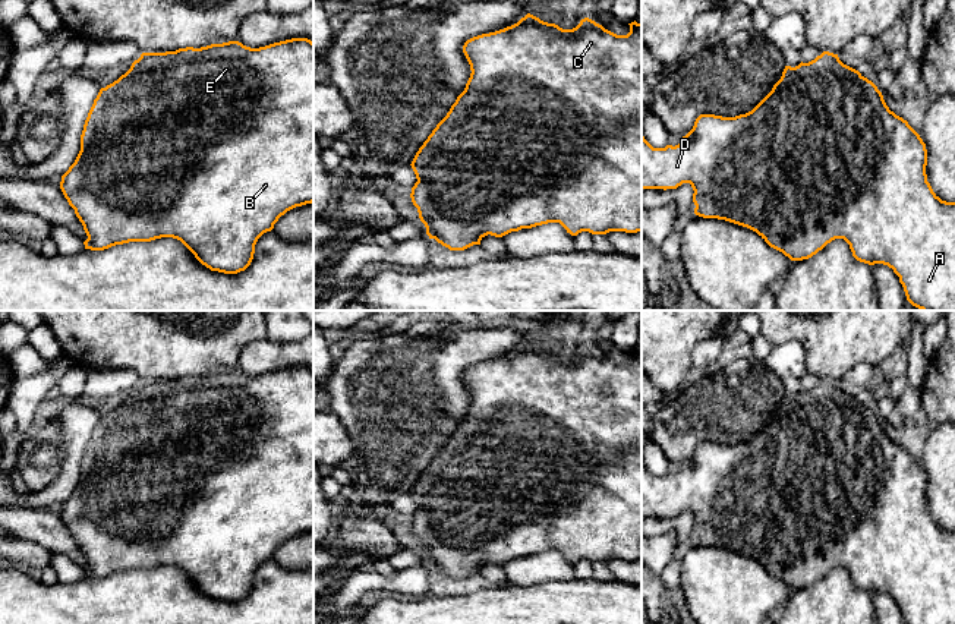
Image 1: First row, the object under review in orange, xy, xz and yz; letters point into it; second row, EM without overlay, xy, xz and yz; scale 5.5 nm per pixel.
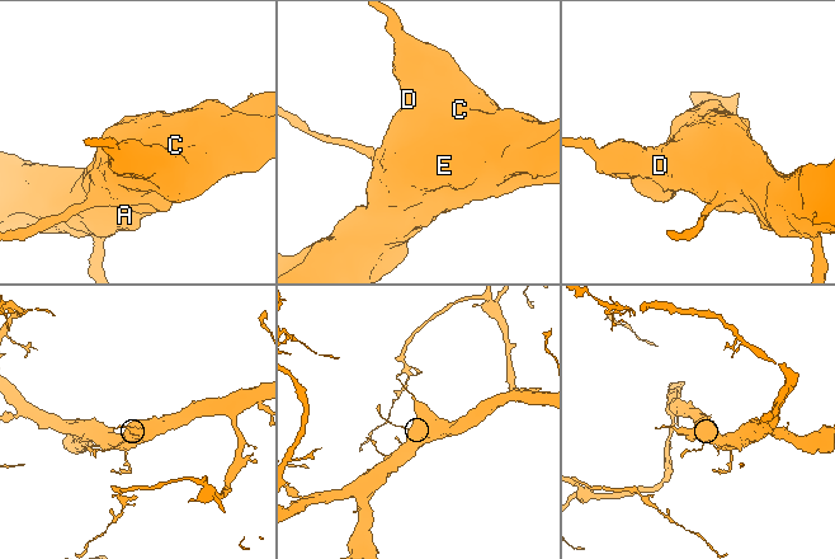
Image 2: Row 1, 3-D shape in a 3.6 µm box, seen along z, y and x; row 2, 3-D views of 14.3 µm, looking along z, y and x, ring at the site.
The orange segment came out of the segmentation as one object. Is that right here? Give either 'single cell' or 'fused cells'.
single cell

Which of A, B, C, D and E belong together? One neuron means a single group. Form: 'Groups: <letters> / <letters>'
Groups: A B C D E

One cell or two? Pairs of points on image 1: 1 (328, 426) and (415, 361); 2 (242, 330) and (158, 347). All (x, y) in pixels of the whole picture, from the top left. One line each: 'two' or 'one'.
1: two
2: one

